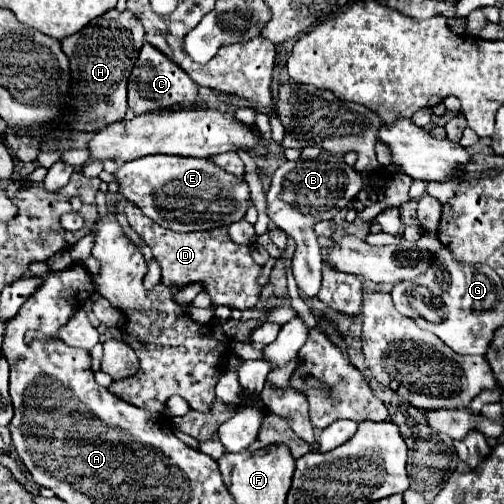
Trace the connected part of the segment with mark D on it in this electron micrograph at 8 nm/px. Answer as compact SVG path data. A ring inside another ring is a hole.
M119 200L113 208L115 212L123 212L127 216L133 230L143 236L143 240L147 242L147 246L151 246L153 256L157 260L165 258L165 268L161 260L161 274L163 274L161 282L165 286L181 288L191 282L201 282L203 292L209 294L213 306L223 304L235 310L249 310L257 304L259 292L261 292L261 286L257 284L257 280L263 272L263 266L259 266L251 258L251 246L235 244L229 238L227 228L213 228L213 230L201 230L201 232L171 232L157 226L157 222L153 222L149 216L141 214L141 208L133 206L129 200ZM203 274L205 278L215 278L215 282L201 280Z

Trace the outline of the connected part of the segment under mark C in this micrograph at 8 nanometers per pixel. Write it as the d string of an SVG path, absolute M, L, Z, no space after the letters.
M145 44L139 52L139 58L135 62L135 68L129 76L129 108L135 114L153 112L159 108L175 108L175 106L187 106L189 102L197 100L197 84L177 66L171 58L165 58L161 50L153 50L153 46Z

